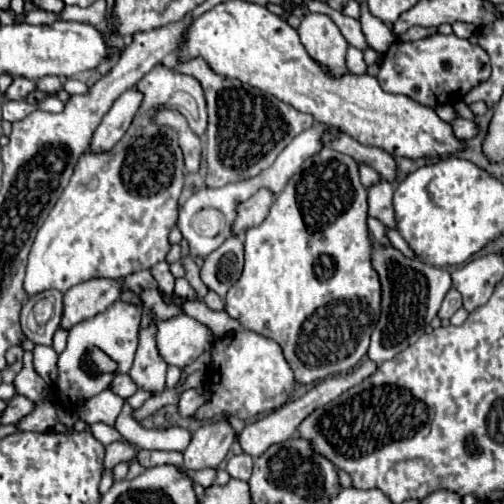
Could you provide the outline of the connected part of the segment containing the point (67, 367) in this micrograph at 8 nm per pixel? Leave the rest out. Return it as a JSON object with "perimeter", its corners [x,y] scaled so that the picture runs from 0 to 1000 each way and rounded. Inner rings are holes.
{"perimeter":[[[230,595],[214,615],[151,643],[147,651],[139,651],[131,690],[127,690],[127,698],[115,702],[115,718],[111,718],[115,722],[115,750],[107,754],[103,794],[111,802],[127,806],[131,813],[135,813],[135,806],[151,810],[151,806],[159,806],[159,798],[198,782],[210,770],[218,770],[218,762],[222,762],[222,754],[234,738],[254,738],[262,718],[266,718],[266,698],[270,698],[270,687],[274,687],[278,627],[282,627],[282,615],[274,607]],[[183,690],[198,690],[206,702],[214,702],[234,722],[234,734],[230,738],[198,738],[198,734],[183,734],[183,730],[167,734],[167,726],[175,726],[167,718],[171,702]]]}

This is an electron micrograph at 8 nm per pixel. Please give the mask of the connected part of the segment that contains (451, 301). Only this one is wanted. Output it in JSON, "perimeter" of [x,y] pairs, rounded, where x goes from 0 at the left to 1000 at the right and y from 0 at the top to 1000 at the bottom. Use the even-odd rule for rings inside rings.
{"perimeter":[[[893,571],[889,583],[881,587],[881,599],[877,599],[877,607],[873,607],[869,627],[873,627],[873,631],[893,631],[909,611],[917,611],[917,587],[909,583],[909,575]]]}

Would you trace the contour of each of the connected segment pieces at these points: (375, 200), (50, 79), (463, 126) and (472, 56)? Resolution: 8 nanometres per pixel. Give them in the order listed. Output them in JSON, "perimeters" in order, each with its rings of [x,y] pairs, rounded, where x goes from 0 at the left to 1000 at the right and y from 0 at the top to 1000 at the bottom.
{"perimeters":[[[[754,353],[754,361],[730,373],[730,421],[770,452],[786,452],[778,385],[782,385],[782,365],[770,361],[766,353]]],[[[91,151],[91,155],[75,155],[71,159],[71,175],[67,179],[79,179],[79,183],[119,183],[123,179],[123,159],[115,151]]],[[[901,234],[901,238],[893,242],[893,250],[897,250],[897,258],[901,258],[901,270],[913,274],[913,278],[929,278],[929,274],[937,274],[937,270],[948,266],[948,254],[944,254],[944,246],[940,246],[937,238]]],[[[861,67],[825,83],[786,79],[754,131],[750,163],[758,179],[778,187],[802,187],[829,206],[865,214],[877,206],[901,206],[917,198],[940,171],[972,151],[968,107],[948,91],[917,79],[901,67]]]]}

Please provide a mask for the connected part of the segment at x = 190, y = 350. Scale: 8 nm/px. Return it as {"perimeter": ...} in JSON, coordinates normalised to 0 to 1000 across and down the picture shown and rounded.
{"perimeter":[[[306,619],[294,627],[310,635],[313,702],[333,726],[353,726],[357,734],[377,726],[405,694],[417,694],[429,675],[413,647],[369,623],[353,623],[333,635],[313,635]]]}

